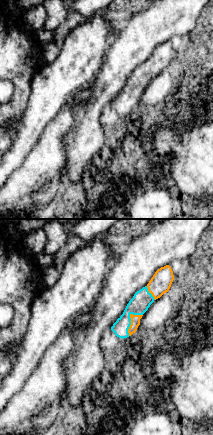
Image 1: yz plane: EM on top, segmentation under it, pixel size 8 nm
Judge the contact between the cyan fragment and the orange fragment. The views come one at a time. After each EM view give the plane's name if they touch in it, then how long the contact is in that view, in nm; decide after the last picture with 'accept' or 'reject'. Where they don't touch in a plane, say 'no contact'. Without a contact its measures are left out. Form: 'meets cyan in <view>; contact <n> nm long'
meets cyan in yz; contact 200 nm long

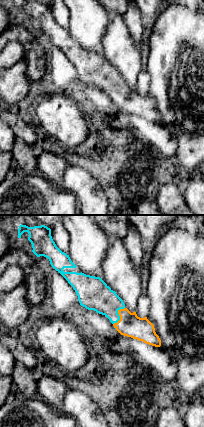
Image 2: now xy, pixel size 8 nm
meets cyan in xy; contact 170 nm long

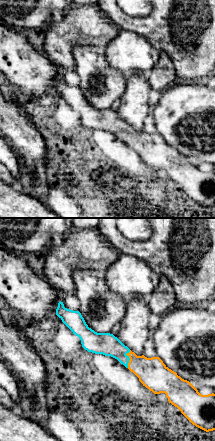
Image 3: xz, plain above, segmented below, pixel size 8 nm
meets cyan in xz; contact 150 nm long

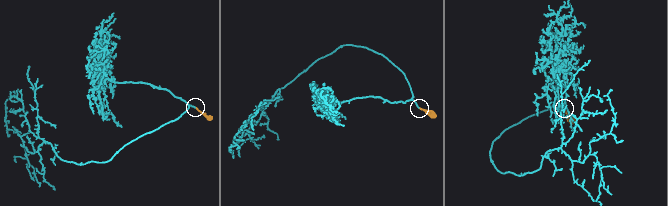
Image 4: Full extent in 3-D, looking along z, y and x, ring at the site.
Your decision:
accept

